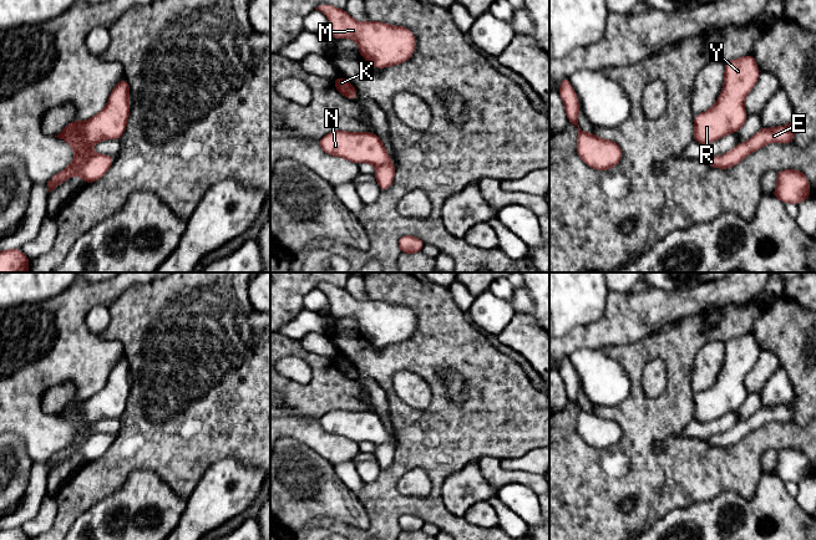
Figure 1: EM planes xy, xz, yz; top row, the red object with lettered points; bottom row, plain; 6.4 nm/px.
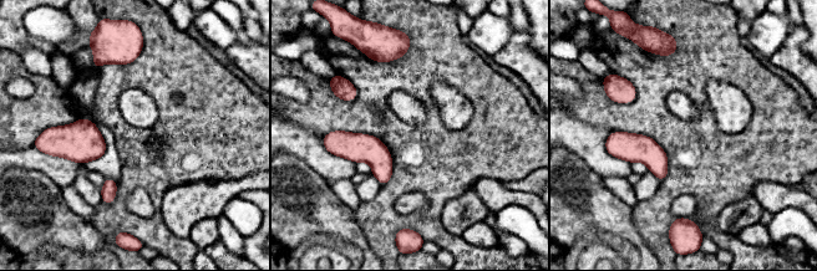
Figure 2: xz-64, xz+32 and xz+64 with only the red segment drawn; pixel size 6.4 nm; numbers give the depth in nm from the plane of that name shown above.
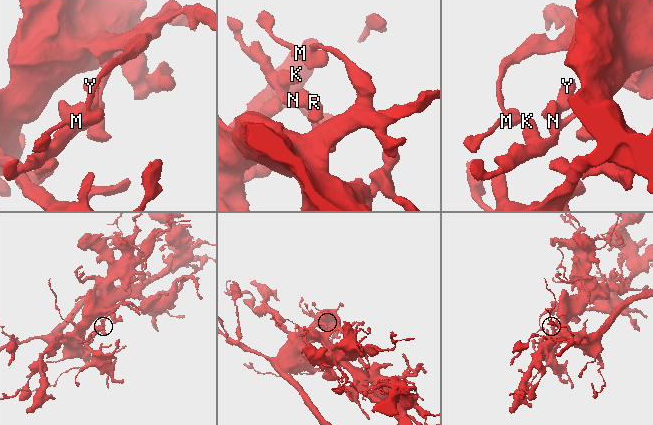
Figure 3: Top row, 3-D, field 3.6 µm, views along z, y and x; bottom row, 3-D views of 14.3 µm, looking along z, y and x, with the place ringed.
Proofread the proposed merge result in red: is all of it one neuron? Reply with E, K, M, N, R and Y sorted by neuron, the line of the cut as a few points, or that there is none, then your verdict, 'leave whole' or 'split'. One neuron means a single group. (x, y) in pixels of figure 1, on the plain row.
E K M N R Y; no cut; leave whole

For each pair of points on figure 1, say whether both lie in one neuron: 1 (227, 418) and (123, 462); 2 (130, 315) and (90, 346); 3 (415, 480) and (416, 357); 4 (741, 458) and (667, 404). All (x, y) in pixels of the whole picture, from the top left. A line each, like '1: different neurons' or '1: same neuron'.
1: same neuron
2: different neurons
3: different neurons
4: same neuron

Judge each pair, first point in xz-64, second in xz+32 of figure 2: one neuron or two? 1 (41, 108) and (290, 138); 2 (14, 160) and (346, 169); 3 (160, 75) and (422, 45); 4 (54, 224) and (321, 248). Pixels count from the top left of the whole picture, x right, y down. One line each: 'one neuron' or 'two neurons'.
1: two neurons
2: one neuron
3: one neuron
4: two neurons

